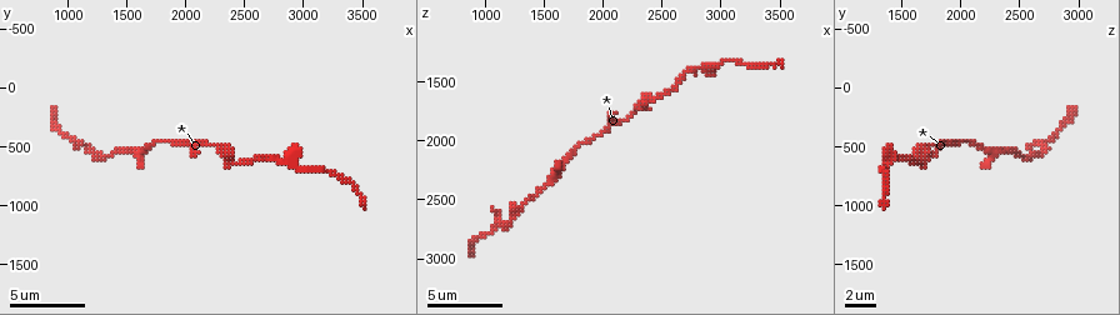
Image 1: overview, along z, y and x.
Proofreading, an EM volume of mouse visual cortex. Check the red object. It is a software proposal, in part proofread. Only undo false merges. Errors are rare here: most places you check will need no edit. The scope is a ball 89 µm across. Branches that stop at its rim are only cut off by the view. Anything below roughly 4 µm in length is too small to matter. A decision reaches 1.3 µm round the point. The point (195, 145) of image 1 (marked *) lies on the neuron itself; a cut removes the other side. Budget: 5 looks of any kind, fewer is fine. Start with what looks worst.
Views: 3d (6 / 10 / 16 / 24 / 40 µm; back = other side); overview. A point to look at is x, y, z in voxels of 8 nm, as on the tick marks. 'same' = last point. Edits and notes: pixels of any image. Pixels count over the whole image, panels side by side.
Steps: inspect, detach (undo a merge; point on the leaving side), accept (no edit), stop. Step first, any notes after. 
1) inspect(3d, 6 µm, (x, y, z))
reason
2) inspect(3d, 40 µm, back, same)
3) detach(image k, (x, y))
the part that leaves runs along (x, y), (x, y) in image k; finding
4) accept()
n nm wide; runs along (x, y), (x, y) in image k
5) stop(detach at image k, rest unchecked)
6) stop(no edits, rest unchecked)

inspect(3d, 10 µm, (1140, 480, 2720))
sudden change in width

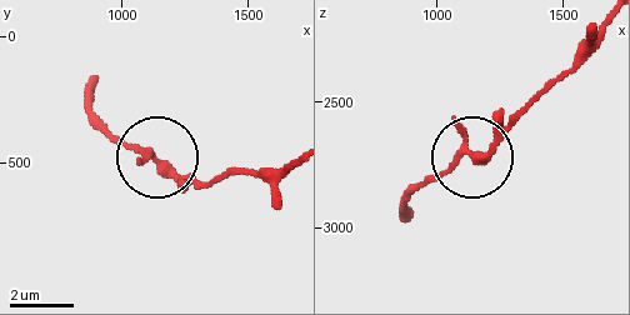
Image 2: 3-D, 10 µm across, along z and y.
accept()
3 arms; runs along (290, 164), (233, 166), (193, 183), (90, 113) in image 2; all the same neuron

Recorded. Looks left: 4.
inspect(3d, 6 µm, (2960, 700, 1360))
thick turns thin

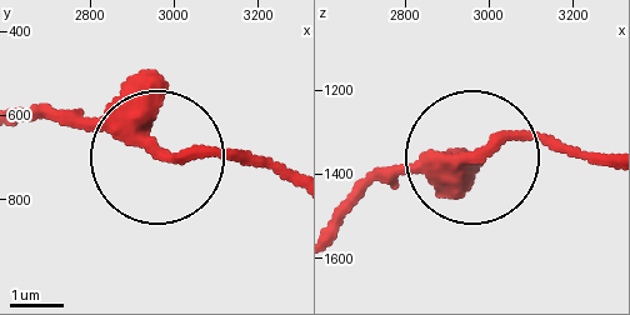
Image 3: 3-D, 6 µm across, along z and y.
accept()
runs along (345, 205), (373, 184), (520, 139), (596, 151) in image 3; one neuron here

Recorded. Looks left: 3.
inspect(3d, 10 µm, (1560, 560, 2340))
three arms meet

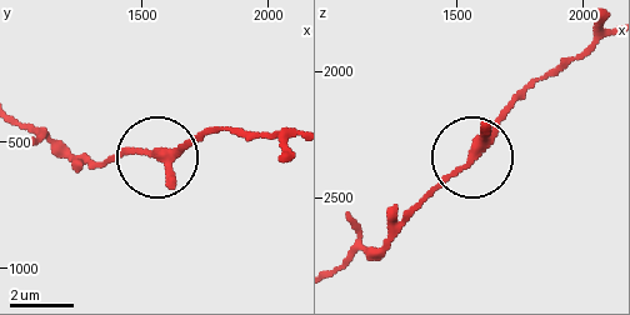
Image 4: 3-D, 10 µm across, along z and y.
accept()
3 arms; runs along (601, 30), (539, 76), (490, 141), (396, 226) in image 4; continuous, no second neuron

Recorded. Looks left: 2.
stop(no edits, rest unchecked)

